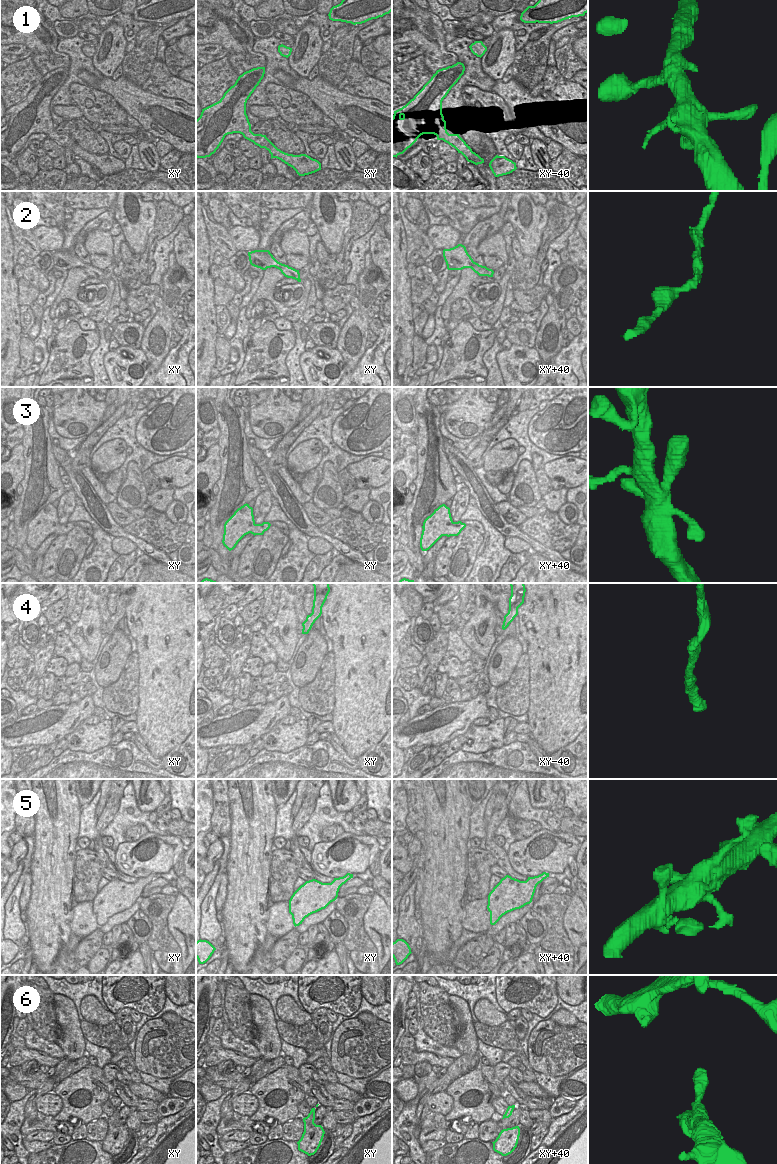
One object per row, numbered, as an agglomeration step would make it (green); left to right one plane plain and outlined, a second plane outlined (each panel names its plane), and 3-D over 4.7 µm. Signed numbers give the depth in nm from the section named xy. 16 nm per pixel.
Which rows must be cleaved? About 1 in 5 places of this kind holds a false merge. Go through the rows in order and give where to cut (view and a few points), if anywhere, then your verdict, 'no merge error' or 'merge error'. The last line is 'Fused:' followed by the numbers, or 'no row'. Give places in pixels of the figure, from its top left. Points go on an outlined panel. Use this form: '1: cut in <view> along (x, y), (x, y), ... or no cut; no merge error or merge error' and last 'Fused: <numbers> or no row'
1: no cut; no merge error
2: no cut; no merge error
3: no cut; no merge error
4: no cut; no merge error
5: no cut; no merge error
6: no cut; no merge error
Fused: no row

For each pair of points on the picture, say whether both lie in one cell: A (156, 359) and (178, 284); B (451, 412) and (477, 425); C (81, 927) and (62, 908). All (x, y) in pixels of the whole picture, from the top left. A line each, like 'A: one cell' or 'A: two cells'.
A: one cell
B: one cell
C: two cells

